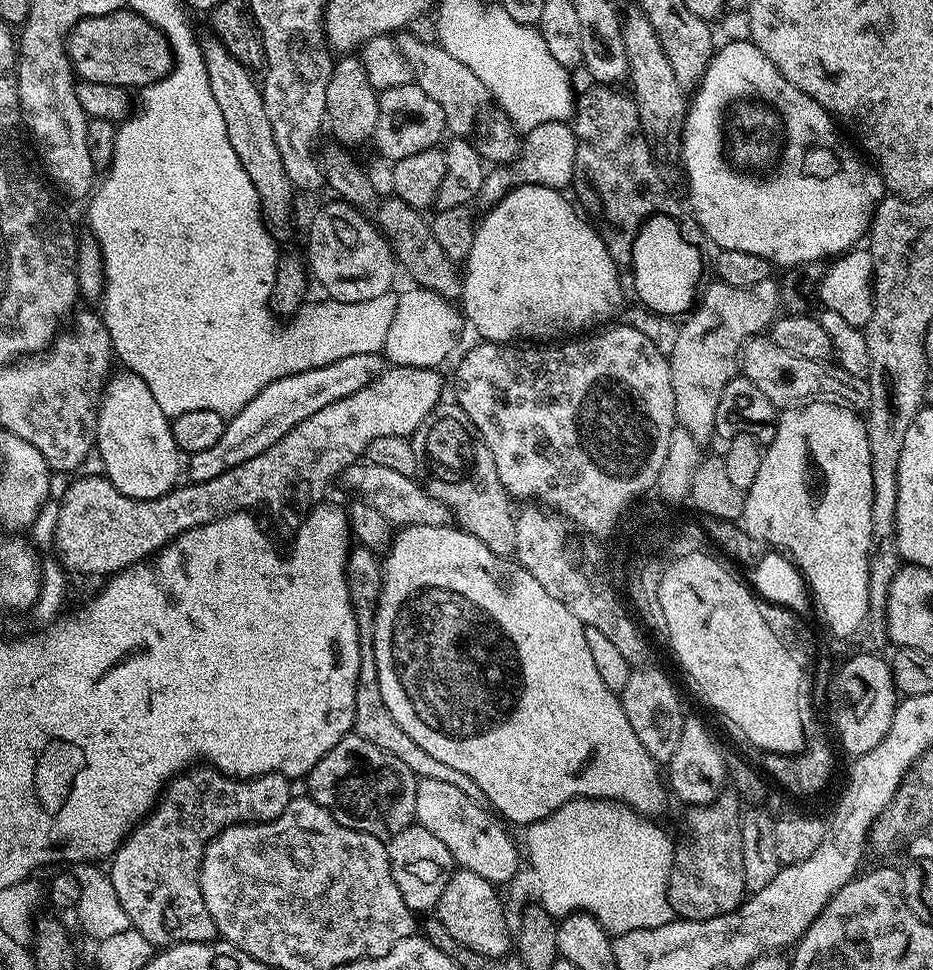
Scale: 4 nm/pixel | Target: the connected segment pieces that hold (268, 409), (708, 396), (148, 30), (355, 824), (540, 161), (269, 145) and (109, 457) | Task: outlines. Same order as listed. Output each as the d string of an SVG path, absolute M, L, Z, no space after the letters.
M419 286L409 289L409 292L396 296L394 318L390 320L390 330L386 330L382 355L375 352L355 352L332 364L270 382L270 386L250 398L250 402L246 402L246 406L242 406L242 410L225 423L222 438L218 438L218 442L214 442L210 450L198 450L187 457L187 479L193 484L210 482L210 478L218 478L218 474L226 474L226 470L242 466L242 462L250 462L250 458L258 458L262 450L270 450L270 446L274 446L278 438L294 430L298 422L306 422L310 414L318 414L318 410L323 410L326 406L342 398L350 398L350 394L358 394L362 386L366 386L385 371L383 356L389 360L389 365L398 368L439 369L440 364L446 363L448 355L459 346L460 335L466 329L465 317L453 301L437 292Z
M775 279L741 288L712 282L706 288L703 289L704 297L703 292L699 297L700 305L698 300L687 317L689 320L681 326L672 344L672 352L667 353L676 419L679 427L690 430L701 446L707 445L707 440L717 435L718 404L727 384L738 376L744 343L763 333L777 319L782 308L780 285Z
M129 8L79 20L68 34L66 43L73 72L81 81L116 85L127 90L134 86L145 88L162 79L170 73L174 63L172 48L163 32Z
M349 734L312 767L306 777L307 795L322 806L338 823L371 836L391 838L416 819L418 778L389 752Z
M563 120L542 122L542 126L529 128L523 137L520 154L515 160L503 166L489 167L485 171L482 190L478 197L479 203L484 203L484 206L497 204L506 193L519 188L521 184L545 184L548 188L567 189L574 176L575 157L576 130L571 123Z
M215 38L201 39L200 49L206 62L206 78L210 78L210 91L214 93L214 102L218 102L218 110L222 110L222 122L226 122L230 146L234 146L238 162L242 162L246 174L250 174L250 182L254 182L254 190L258 190L264 224L273 240L288 240L292 236L294 189L282 164L277 143L274 142L274 134L271 133L261 85L257 77L255 80L248 73L251 72L249 65L241 64L240 59L222 41Z
M130 371L120 372L115 373L105 384L97 407L96 454L100 456L103 473L116 489L122 491L122 494L135 500L158 498L179 483L181 479L179 476L182 476L182 453L174 442L170 417L155 401L154 394L146 382Z

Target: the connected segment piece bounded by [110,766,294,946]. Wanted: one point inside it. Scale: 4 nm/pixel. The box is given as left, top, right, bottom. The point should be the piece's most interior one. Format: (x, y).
(156, 872)

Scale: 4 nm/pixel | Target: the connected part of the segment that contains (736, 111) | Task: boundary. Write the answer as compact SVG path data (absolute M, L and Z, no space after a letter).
M751 39L732 40L729 44L724 44L715 49L712 53L712 61L706 66L704 77L701 78L694 95L691 97L688 112L684 115L684 139L682 141L682 165L684 172L688 175L688 200L690 211L700 223L700 229L708 236L709 241L717 249L743 250L746 254L758 254L758 258L766 258L774 266L781 264L781 269L787 270L795 268L797 264L808 264L816 261L827 261L829 258L836 258L851 249L865 239L872 223L872 216L876 212L876 207L886 195L884 180L875 167L863 164L854 153L848 149L848 144L836 133L838 124L833 117L828 115L828 111L818 102L811 100L798 86L786 82L782 74L758 50L758 46L752 43Z

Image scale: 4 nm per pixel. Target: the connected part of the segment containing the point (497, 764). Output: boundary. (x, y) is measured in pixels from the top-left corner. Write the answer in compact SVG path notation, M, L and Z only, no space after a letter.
M409 524L393 535L382 560L380 603L374 613L372 626L378 690L382 694L386 710L390 710L390 718L394 718L394 722L398 722L398 726L402 726L402 730L410 734L415 744L422 746L422 750L426 750L430 758L438 758L438 762L472 778L482 789L485 801L497 813L500 811L499 815L509 825L527 826L545 820L547 816L554 814L554 810L571 800L618 800L639 812L641 816L660 818L668 800L670 801L661 769L656 761L650 758L650 754L646 754L646 746L638 742L638 734L634 734L630 727L619 695L611 692L606 682L602 682L594 666L594 658L586 646L584 629L581 620L574 618L574 614L570 614L570 610L566 610L566 606L562 606L558 598L546 594L534 574L526 571L515 559L494 554L494 550L474 538L474 534L459 526L443 528Z

